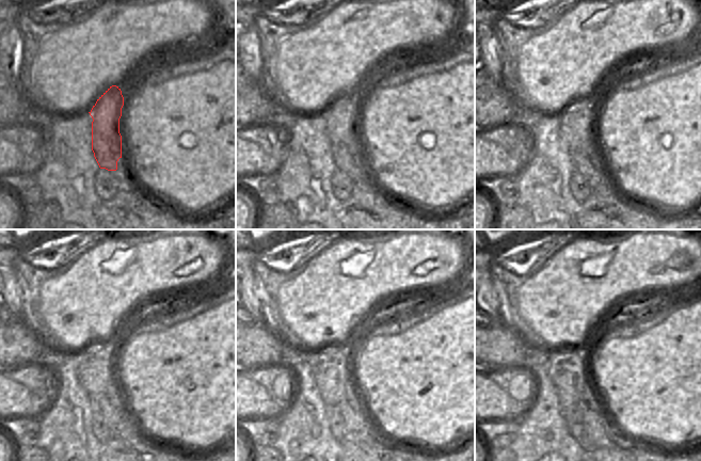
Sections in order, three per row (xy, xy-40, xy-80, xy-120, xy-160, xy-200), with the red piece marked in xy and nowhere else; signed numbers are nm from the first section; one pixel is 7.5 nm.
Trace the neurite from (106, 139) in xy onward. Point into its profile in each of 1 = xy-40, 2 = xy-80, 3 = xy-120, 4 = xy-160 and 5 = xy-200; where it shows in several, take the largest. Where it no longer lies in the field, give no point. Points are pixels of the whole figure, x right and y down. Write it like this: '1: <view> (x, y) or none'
1: xy-40 (346, 157)
2: xy-80 (584, 107)
3: xy-120 (121, 427)
4: xy-160 (357, 428)
5: xy-200 (595, 433)

